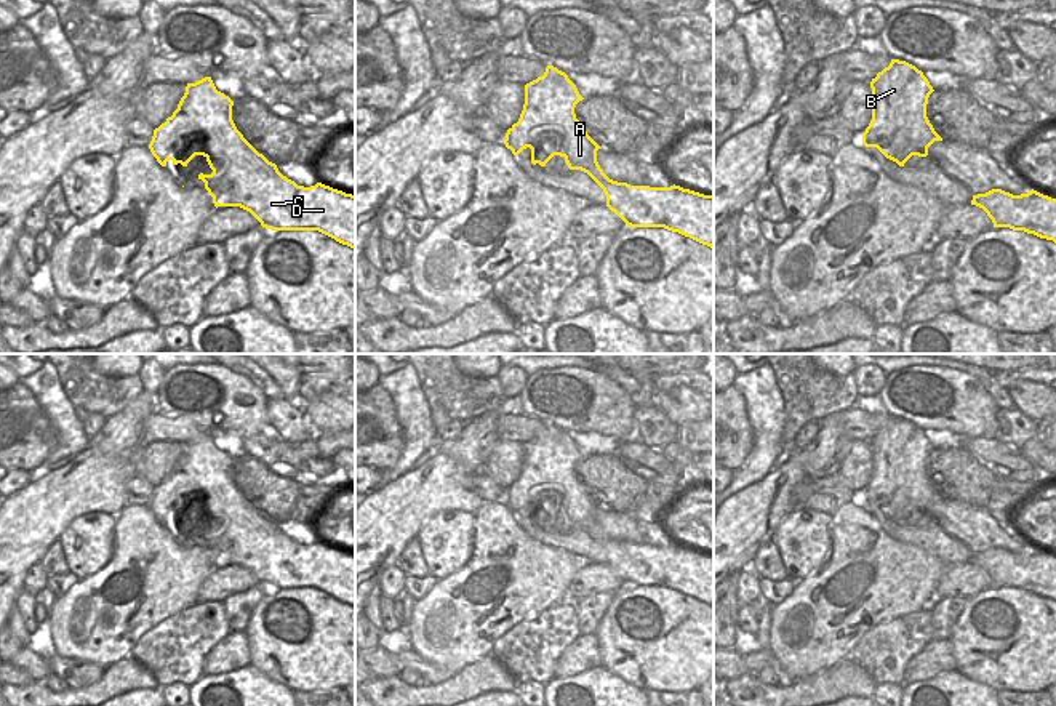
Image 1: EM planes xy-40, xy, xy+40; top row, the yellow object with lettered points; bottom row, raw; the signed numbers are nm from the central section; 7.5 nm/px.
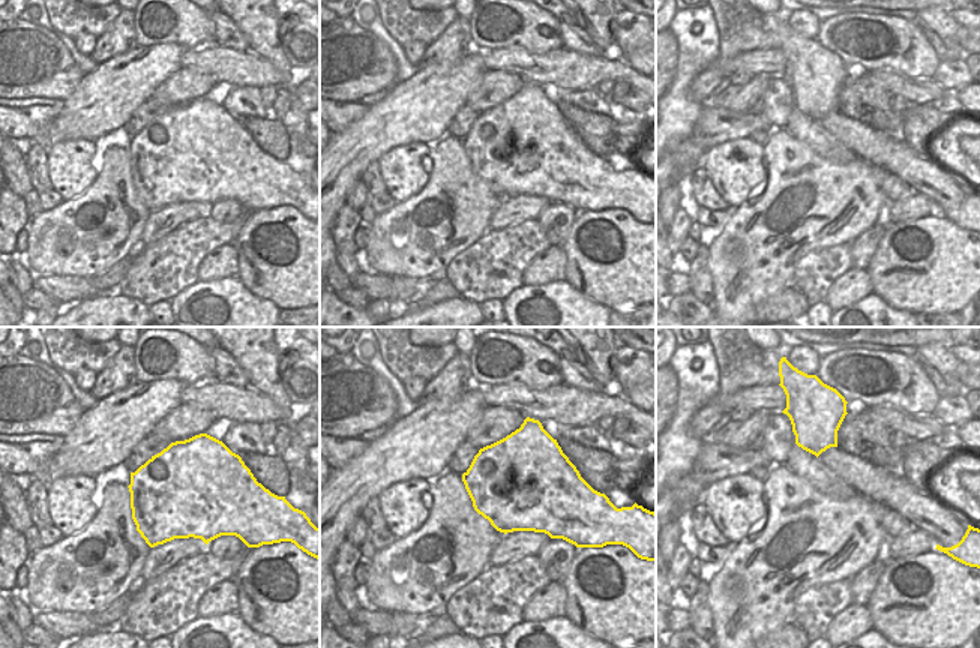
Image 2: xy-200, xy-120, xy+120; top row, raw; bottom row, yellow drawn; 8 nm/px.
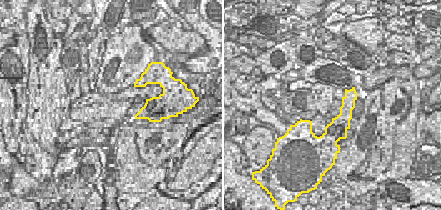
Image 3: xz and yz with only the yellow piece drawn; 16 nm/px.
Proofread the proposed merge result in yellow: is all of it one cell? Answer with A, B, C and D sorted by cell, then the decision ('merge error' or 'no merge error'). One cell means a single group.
A B C D; no merge error

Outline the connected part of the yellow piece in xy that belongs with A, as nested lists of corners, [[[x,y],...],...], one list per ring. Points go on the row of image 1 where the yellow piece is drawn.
[[[547,66],[542,77],[525,85],[525,104],[517,123],[507,133],[504,144],[518,155],[531,149],[531,163],[546,163],[560,155],[570,170],[587,173],[605,192],[606,207],[630,227],[664,227],[678,232],[702,245],[714,248],[714,195],[704,195],[680,186],[650,187],[630,186],[610,179],[597,162],[597,150],[602,149],[576,118],[574,107],[584,98],[568,75],[554,66]]]

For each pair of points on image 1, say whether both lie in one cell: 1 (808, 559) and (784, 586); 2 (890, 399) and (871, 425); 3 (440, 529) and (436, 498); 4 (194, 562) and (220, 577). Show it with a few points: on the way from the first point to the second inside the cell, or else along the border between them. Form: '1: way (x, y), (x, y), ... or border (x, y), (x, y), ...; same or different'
1: border (789, 577), (794, 581); different
2: border (877, 410), (882, 410), (890, 418); different
3: border (472, 513), (460, 509), (439, 511), (415, 537); different
4: border (216, 567), (200, 586), (197, 601); different

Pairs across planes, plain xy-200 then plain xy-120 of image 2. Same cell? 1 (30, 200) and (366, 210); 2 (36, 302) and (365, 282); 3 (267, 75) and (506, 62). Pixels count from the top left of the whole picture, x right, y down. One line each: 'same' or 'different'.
1: same
2: different
3: same

